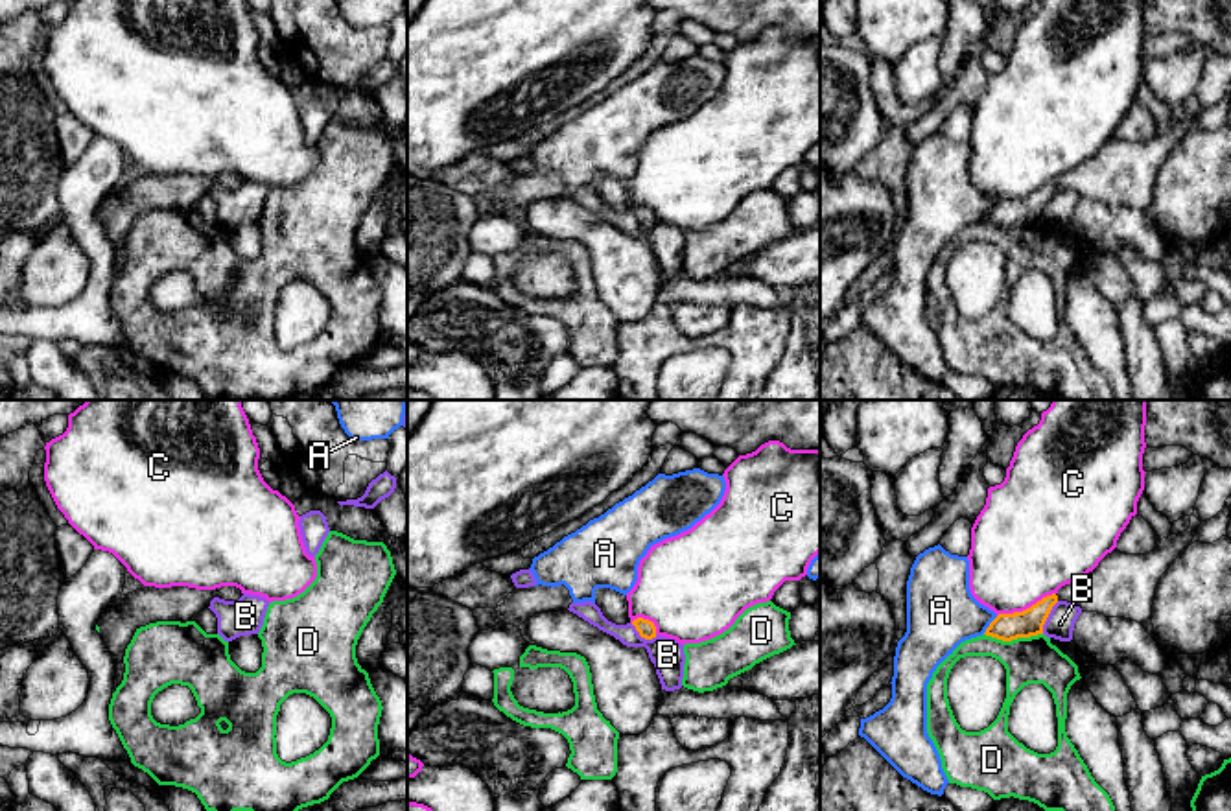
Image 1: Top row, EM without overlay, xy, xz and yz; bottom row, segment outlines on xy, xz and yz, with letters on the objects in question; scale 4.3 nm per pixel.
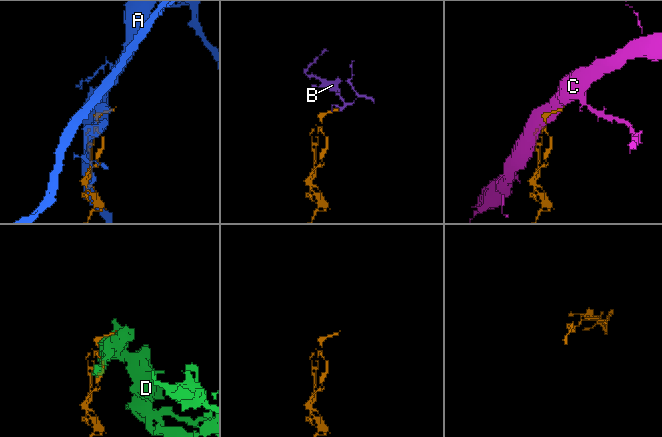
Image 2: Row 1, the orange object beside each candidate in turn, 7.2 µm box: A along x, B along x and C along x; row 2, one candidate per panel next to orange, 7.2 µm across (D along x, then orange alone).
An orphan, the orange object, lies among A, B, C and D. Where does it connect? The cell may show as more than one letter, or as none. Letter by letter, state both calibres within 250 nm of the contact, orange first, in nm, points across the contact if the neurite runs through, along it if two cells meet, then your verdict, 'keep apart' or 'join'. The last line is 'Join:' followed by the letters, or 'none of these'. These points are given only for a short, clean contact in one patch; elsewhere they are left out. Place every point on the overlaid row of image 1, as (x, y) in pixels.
A: calibres 120 and 300 nm; keep apart
B: calibres 120 and 130 nm; border yz (1058, 601), (1042, 633); keep apart
C: calibres 120 and 440 nm; keep apart
D: calibres 120 and 200 nm; keep apart
Join: none of these

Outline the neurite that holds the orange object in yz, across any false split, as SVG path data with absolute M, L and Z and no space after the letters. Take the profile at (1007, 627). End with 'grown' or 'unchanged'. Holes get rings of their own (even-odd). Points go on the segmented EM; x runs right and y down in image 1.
M1192 514L1187 531L1163 538L1146 555L1126 555L1113 549L1093 571L1061 586L1056 594L1043 597L1030 608L999 614L984 634L1002 641L1043 634L1043 625L1052 606L1058 601L1067 601L1080 606L1082 612L1098 612L1106 617L1137 621L1155 638L1150 619L1155 588L1161 575L1192 544L1200 523Z; grown

